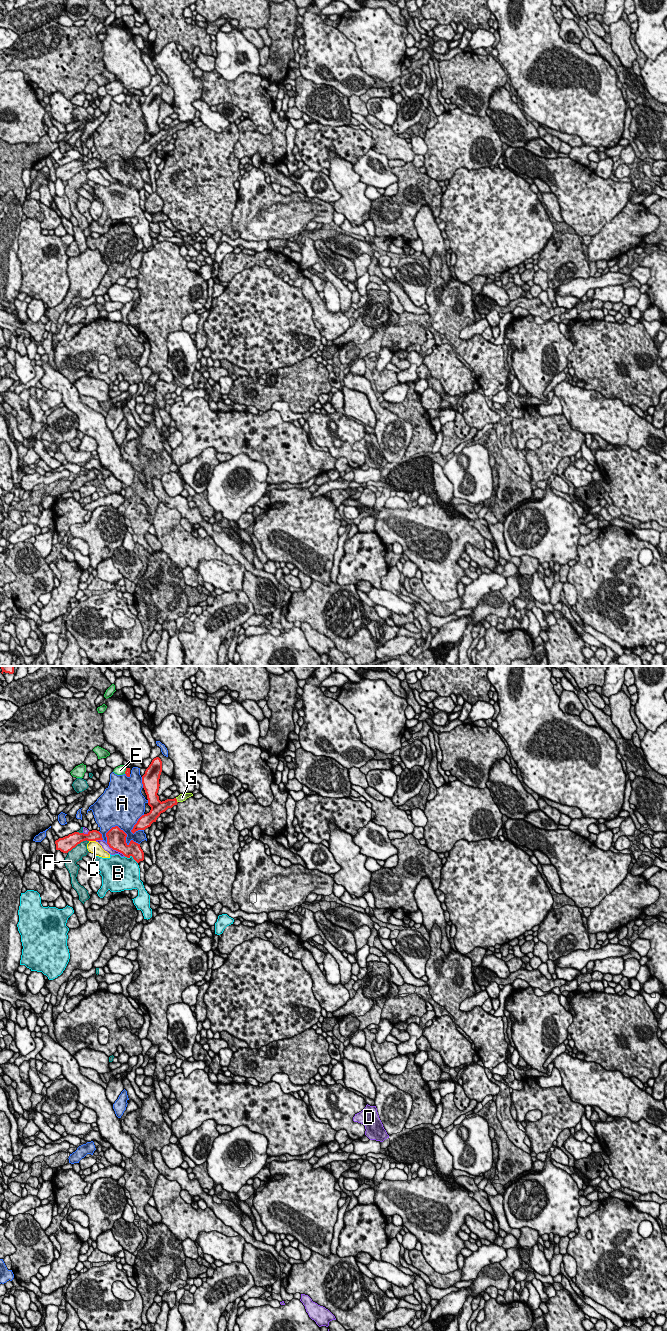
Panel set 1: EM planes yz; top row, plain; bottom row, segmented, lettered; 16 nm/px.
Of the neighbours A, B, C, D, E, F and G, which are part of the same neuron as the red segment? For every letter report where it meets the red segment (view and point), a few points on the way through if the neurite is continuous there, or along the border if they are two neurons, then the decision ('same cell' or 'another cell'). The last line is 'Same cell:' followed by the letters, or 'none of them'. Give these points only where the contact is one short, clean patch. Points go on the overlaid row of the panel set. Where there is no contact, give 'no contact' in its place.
A: meets red in yz at (126, 834); another cell
B: meets red in yz at (131, 855); another cell
C: meets red in yz at (92, 840); another cell
D: meets red in yz at (115, 849); another cell
E: meets red in yz at (125, 771); another cell
F: meets red in yz at (77, 844); another cell
G: meets red in yz at (176, 800); runs through yz (162, 806), (176, 800), (182, 797); same cell
Same cell: G

